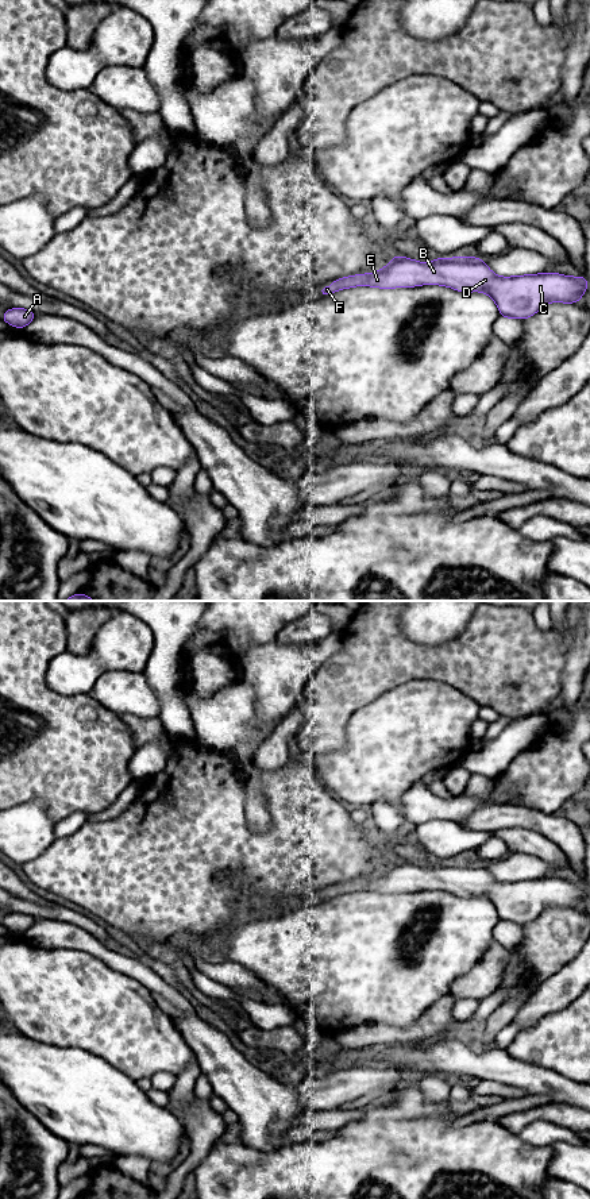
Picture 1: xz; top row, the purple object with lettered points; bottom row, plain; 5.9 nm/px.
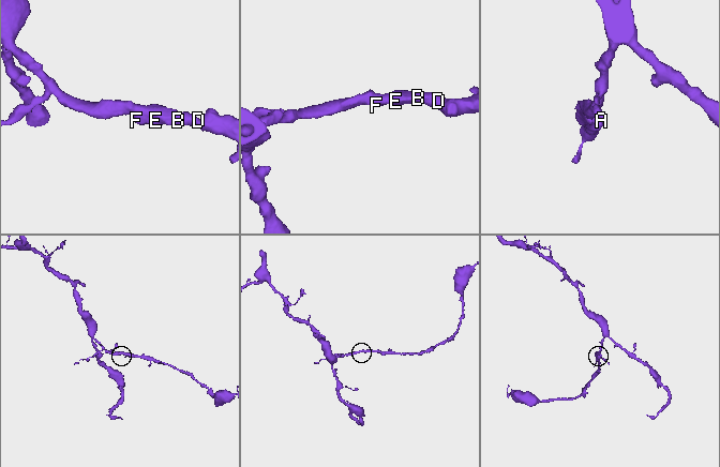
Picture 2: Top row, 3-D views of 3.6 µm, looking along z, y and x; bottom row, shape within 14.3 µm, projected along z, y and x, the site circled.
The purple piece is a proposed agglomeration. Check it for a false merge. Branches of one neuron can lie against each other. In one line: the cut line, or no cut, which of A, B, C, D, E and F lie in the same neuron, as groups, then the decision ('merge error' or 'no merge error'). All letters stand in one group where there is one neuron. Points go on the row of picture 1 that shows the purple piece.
no cut | A B C D E F | no merge error

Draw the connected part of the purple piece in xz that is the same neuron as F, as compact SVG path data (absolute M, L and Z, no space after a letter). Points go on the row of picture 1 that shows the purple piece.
M392 255L392 262L379 271L338 278L321 292L332 294L355 286L393 289L419 285L443 285L463 293L485 292L495 301L501 317L524 320L536 315L547 302L581 302L589 282L585 274L498 277L486 266L485 259L473 255L435 258L431 263Z

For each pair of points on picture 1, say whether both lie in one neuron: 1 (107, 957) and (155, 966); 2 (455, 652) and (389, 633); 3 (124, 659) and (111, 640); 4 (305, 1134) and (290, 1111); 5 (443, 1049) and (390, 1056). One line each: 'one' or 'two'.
1: two
2: one
3: one
4: two
5: one

